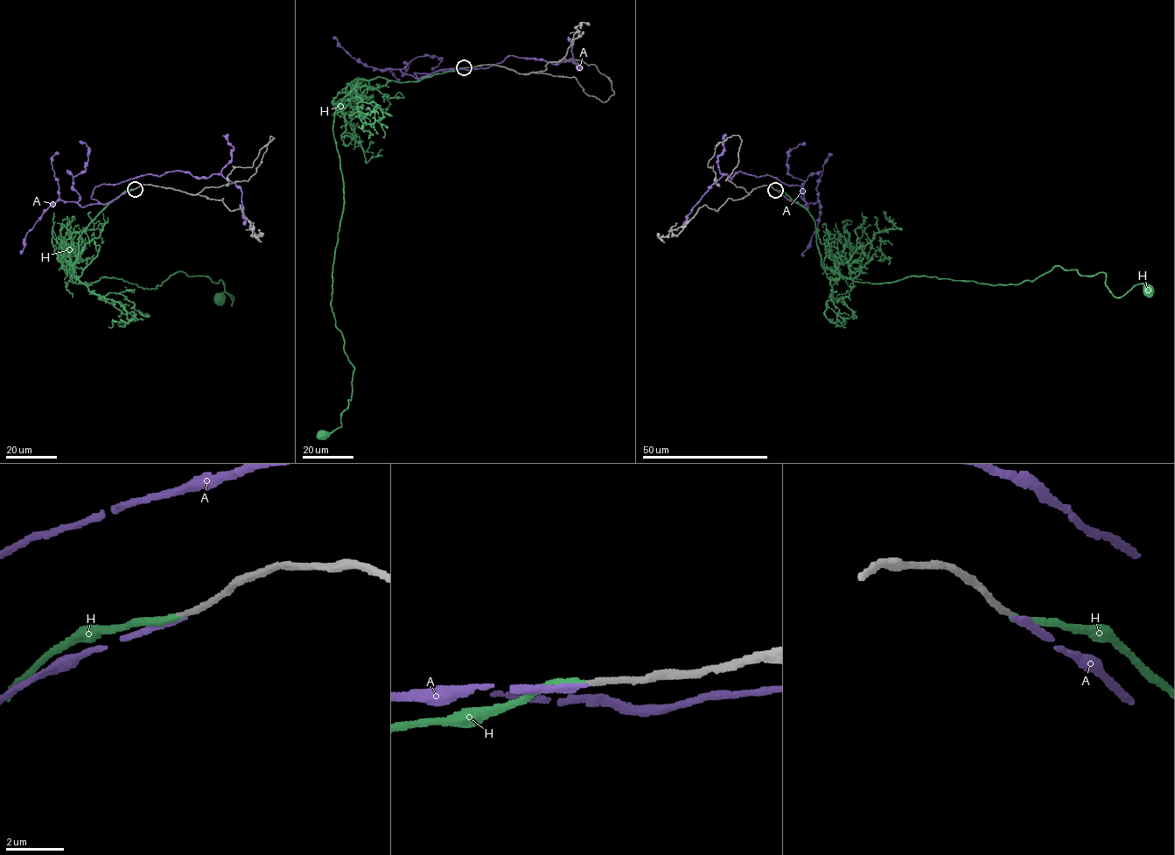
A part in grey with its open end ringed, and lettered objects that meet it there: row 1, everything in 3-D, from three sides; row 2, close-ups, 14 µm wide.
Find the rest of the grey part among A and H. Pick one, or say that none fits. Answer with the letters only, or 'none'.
H

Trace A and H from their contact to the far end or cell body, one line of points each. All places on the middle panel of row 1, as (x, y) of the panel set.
A: (464, 68), (443, 68), (417, 78), (414, 73), (488, 68), (510, 55), (559, 64), (572, 58), (568, 37)
H: (464, 67), (413, 81), (361, 80), (337, 107), (344, 205), (331, 307), (354, 370), (340, 426), (322, 434)

